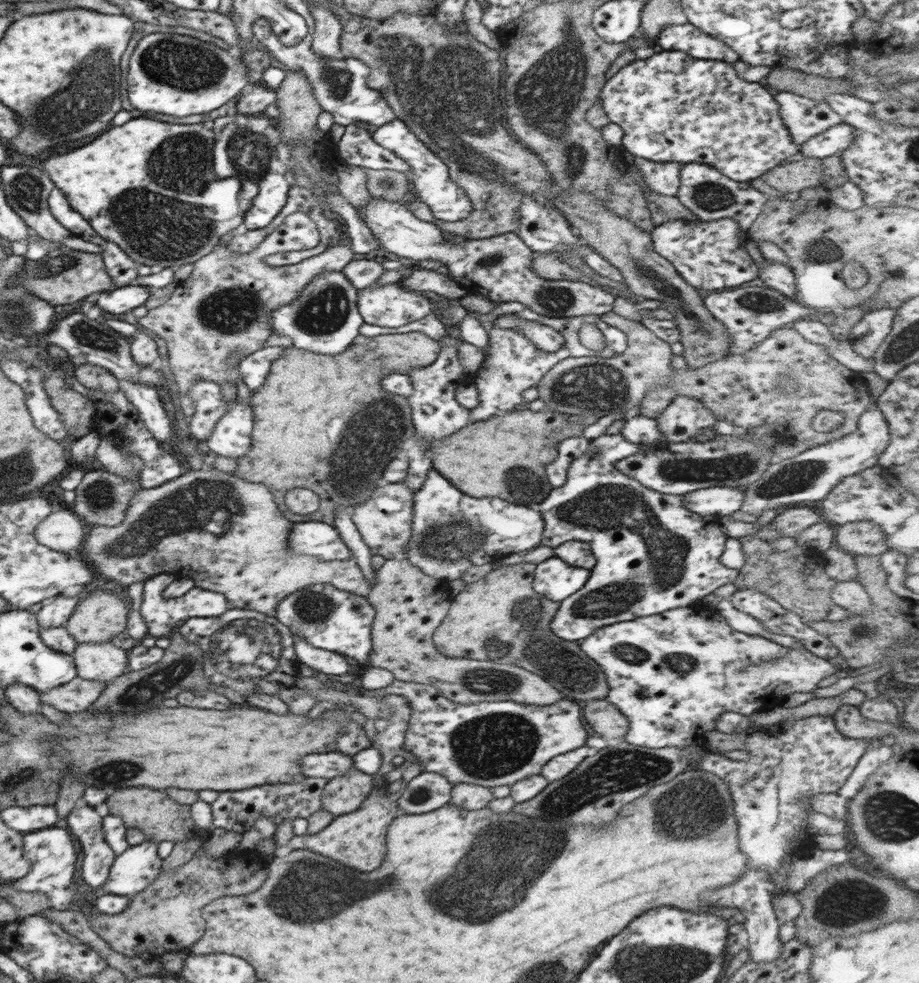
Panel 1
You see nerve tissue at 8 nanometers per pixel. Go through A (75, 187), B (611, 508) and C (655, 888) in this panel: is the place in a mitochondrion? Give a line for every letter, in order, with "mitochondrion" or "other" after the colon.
A: other
B: mitochondrion
C: other

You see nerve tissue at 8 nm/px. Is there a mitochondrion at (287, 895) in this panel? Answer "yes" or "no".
yes

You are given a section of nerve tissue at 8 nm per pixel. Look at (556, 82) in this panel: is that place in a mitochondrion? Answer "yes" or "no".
yes

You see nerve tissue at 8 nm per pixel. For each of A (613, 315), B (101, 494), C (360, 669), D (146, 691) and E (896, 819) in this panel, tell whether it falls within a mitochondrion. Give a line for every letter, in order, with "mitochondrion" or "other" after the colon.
A: other
B: mitochondrion
C: other
D: mitochondrion
E: mitochondrion

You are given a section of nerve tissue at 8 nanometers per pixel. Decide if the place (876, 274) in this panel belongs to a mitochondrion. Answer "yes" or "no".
no

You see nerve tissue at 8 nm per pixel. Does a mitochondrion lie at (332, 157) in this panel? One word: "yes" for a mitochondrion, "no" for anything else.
no

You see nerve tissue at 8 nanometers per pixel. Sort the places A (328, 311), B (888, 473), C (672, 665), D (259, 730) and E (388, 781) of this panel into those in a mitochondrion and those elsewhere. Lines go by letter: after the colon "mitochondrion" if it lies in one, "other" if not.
A: mitochondrion
B: other
C: mitochondrion
D: other
E: mitochondrion

